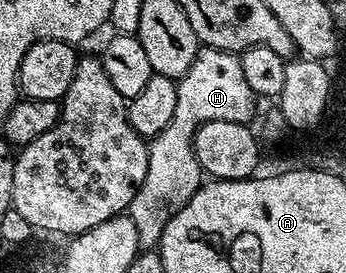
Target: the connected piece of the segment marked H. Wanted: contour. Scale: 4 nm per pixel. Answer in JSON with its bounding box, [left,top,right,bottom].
[126,46,257,248]

